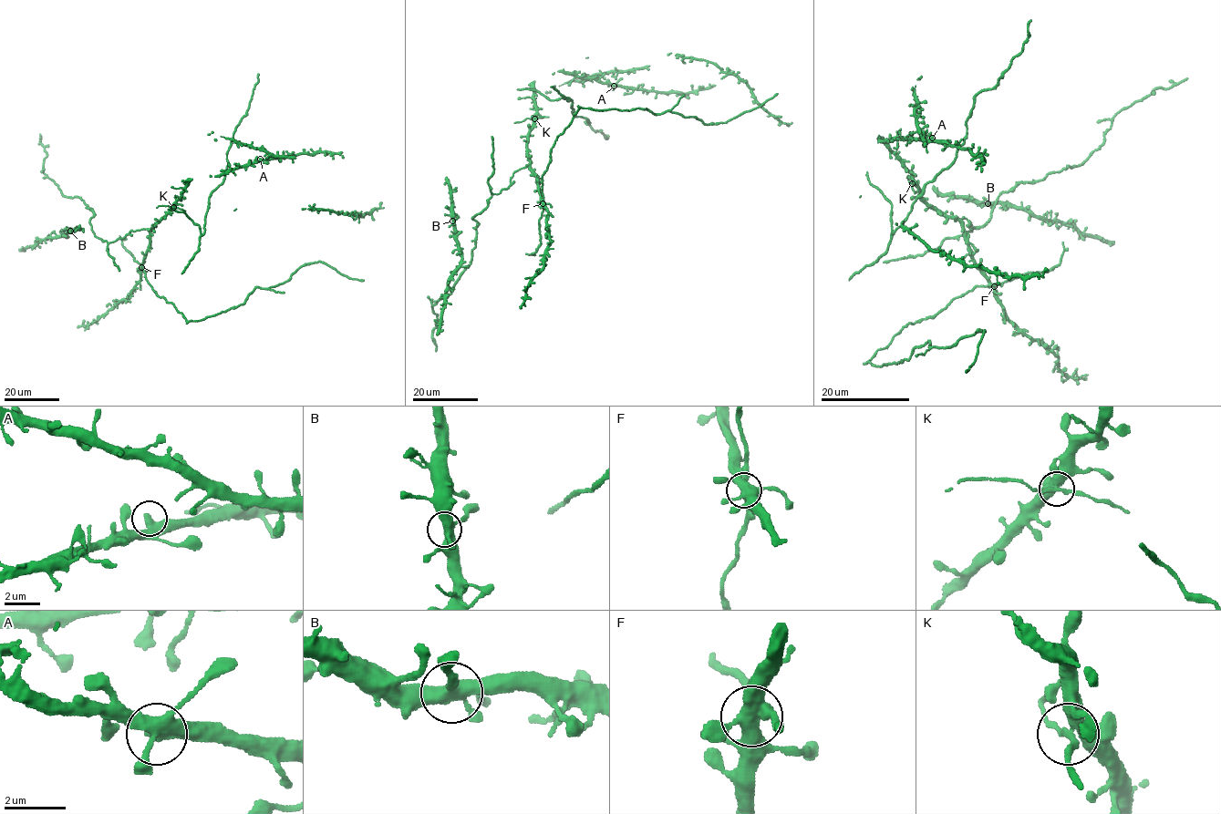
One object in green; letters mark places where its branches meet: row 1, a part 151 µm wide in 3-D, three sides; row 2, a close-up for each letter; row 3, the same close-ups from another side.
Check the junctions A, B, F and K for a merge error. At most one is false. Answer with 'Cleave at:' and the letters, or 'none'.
Cleave at: K

